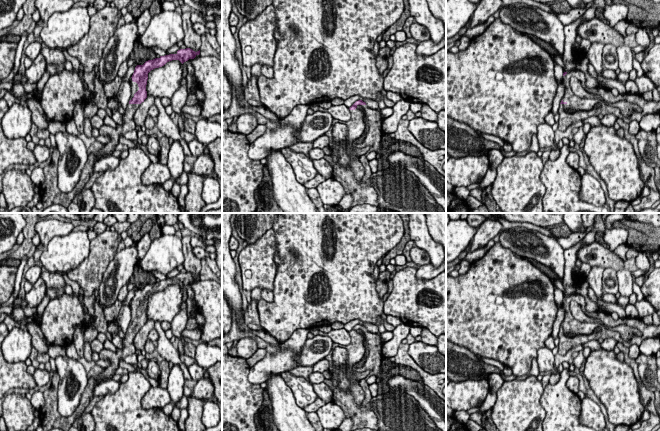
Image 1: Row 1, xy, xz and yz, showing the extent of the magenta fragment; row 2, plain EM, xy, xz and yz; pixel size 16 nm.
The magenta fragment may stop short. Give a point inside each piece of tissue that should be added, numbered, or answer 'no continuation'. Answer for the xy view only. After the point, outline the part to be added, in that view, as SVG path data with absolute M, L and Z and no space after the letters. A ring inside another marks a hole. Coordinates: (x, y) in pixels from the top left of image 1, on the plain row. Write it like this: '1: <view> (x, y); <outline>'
1: xy (134, 310); M132 302L130 303L130 309L131 309L131 322L130 322L130 324L132 324L132 322L134 321L134 318L139 314L139 311L136 306L132 305Z
2: xy (50, 417); M140 328L127 329L124 333L125 337L122 339L124 346L123 349L117 348L115 351L111 351L104 348L99 352L99 359L109 360L110 365L105 368L104 372L98 379L88 378L88 384L81 396L80 403L71 416L64 417L58 411L58 385L60 379L57 372L53 373L51 386L43 392L45 404L40 410L41 414L39 416L43 431L49 431L52 428L59 428L64 431L68 431L70 427L73 426L73 423L80 418L86 407L92 401L94 397L94 387L98 383L110 379L119 368L119 362L124 360L126 356L135 353L136 348L133 340L139 330Z

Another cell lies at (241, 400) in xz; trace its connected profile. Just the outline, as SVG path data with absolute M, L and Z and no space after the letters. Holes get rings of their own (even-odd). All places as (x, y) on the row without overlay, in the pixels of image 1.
M222 354L222 431L258 431L255 415L263 403L264 389L248 381L247 359Z

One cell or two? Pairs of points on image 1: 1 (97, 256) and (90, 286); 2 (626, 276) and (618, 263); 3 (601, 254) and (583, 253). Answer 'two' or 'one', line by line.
1: one
2: two
3: one

